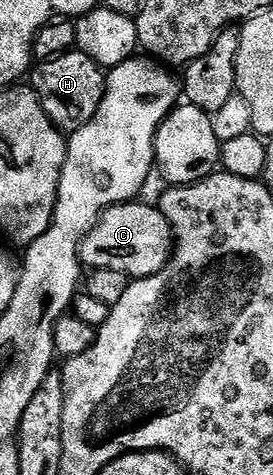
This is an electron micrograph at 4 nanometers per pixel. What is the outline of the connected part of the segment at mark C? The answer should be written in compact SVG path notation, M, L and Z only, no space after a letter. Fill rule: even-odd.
M132 201L108 207L79 243L79 261L84 268L117 269L132 280L156 275L171 260L173 236L169 221L158 206Z

